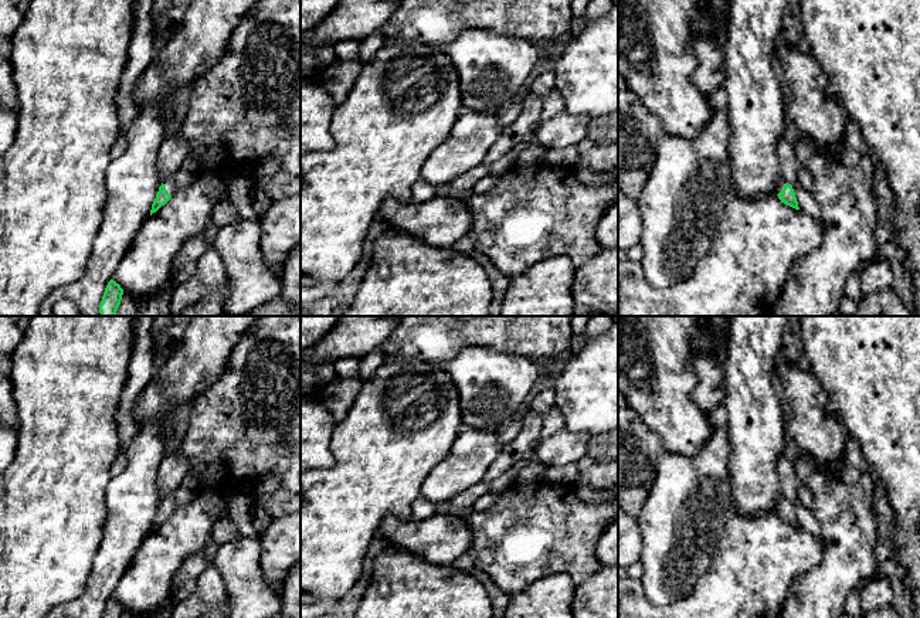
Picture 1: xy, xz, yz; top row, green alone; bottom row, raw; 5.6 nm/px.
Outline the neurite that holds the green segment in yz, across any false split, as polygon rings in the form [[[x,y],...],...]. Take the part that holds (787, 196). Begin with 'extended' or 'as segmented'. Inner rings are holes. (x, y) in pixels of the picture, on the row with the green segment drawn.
extended; [[[784,177],[777,183],[777,196],[781,200],[781,203],[784,203],[795,210],[800,210],[794,189],[791,184],[788,184],[784,180]]]

